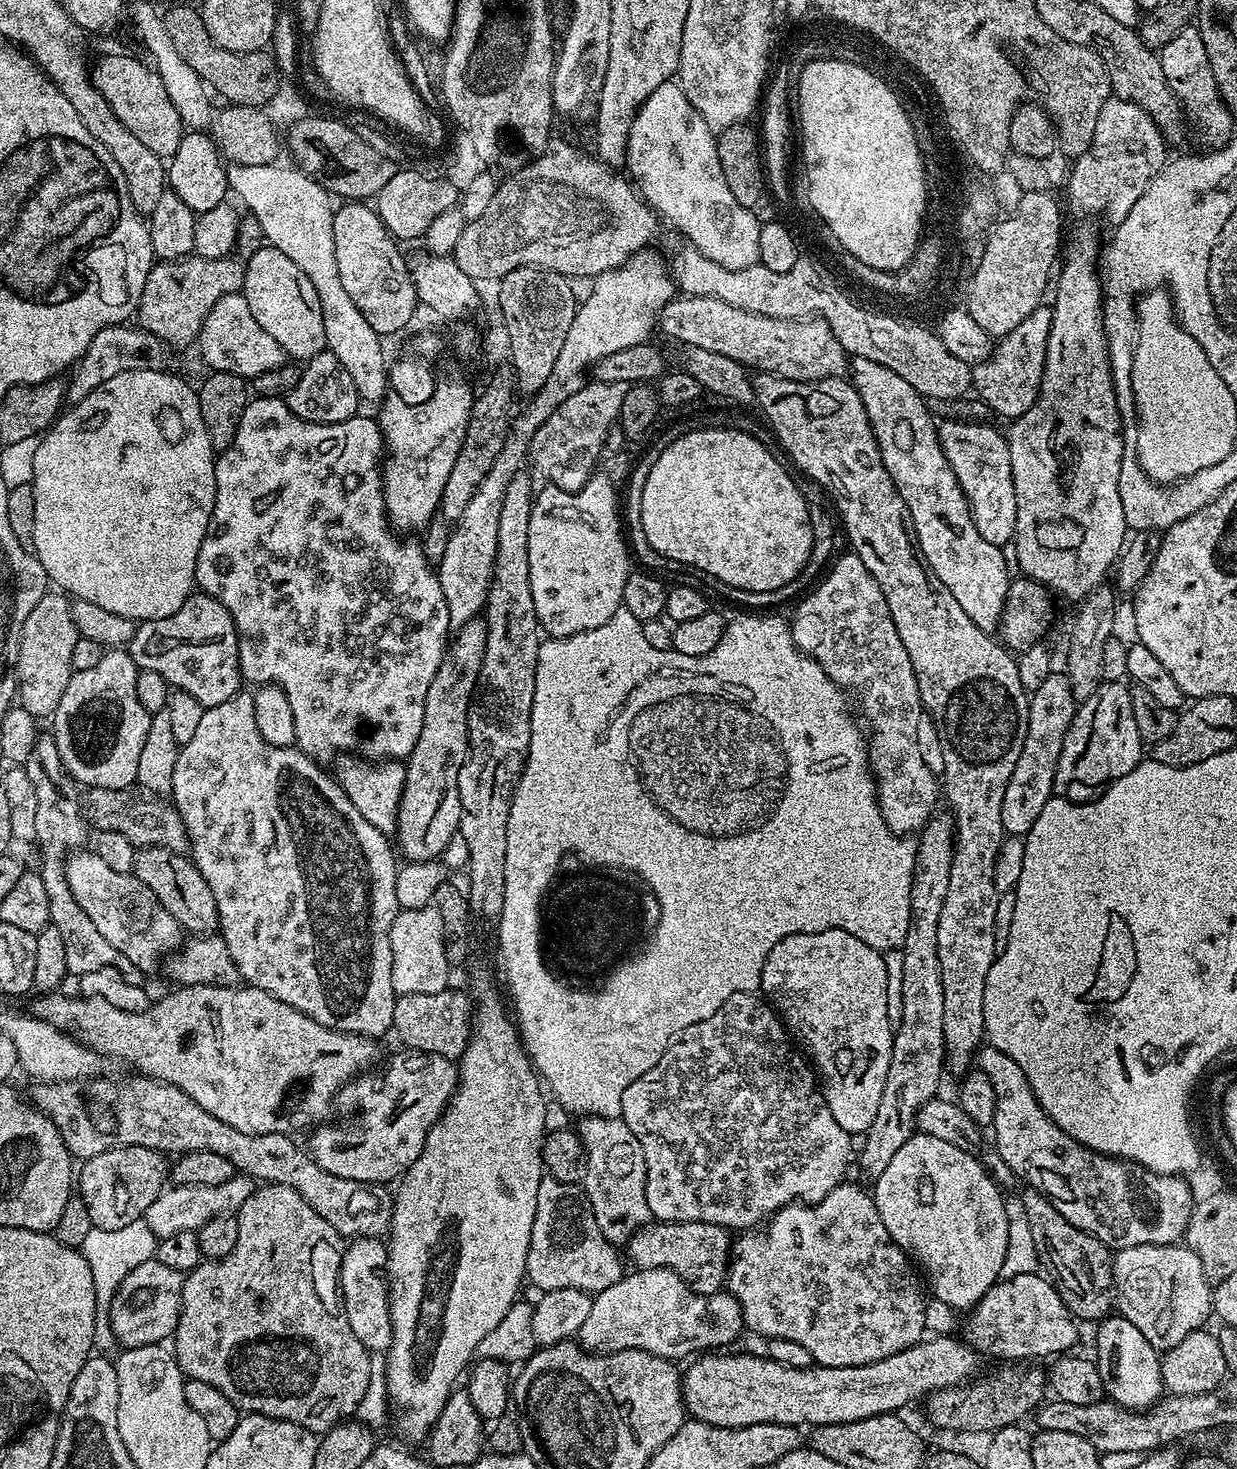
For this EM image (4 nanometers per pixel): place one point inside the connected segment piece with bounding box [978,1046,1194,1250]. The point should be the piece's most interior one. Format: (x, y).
(1123, 1205)

